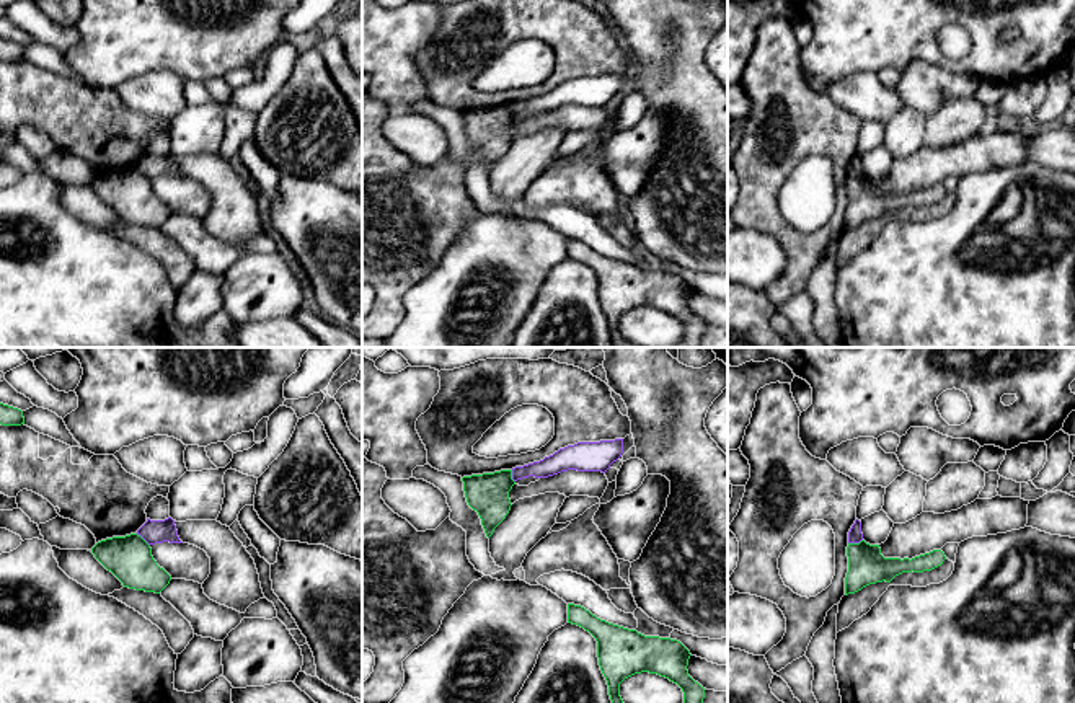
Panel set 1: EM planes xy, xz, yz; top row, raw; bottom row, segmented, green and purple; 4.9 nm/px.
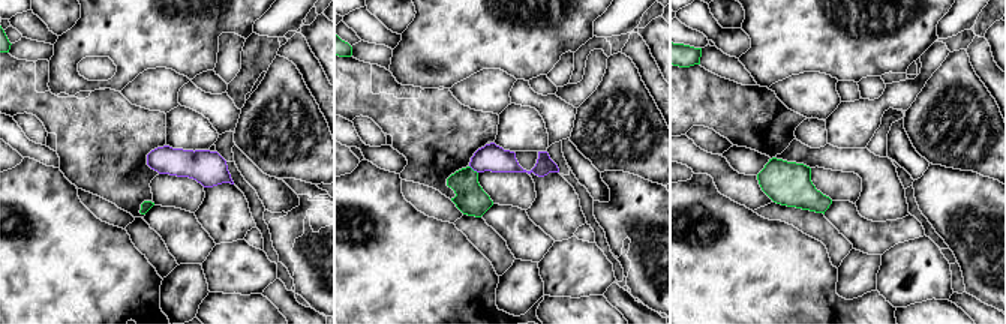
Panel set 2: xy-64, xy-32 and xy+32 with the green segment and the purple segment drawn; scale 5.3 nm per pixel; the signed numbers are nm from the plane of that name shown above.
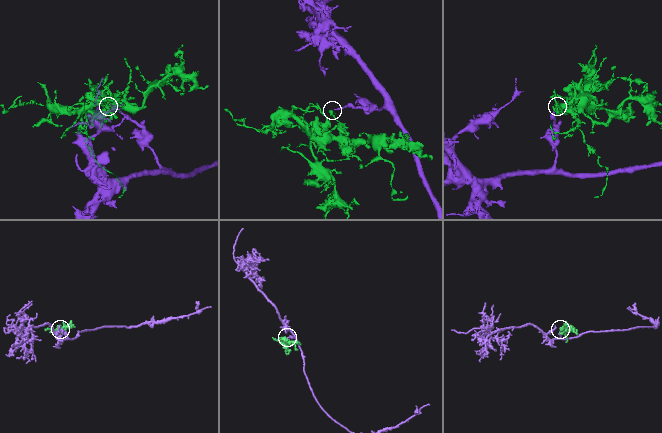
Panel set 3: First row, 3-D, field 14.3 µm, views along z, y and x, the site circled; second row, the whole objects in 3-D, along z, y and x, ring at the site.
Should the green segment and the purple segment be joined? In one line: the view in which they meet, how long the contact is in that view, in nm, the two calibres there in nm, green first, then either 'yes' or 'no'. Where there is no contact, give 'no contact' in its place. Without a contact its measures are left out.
contact in yz; length 80 nm; calibres 180 and 70 nm; no

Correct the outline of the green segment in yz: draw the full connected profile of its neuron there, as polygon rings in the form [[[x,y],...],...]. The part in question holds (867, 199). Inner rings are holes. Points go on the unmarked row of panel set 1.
[[[865,175],[860,178],[848,178],[848,207],[845,212],[845,230],[855,228],[863,222],[876,217],[891,217],[902,207],[931,206],[946,194],[941,184],[909,192],[884,192],[879,179],[869,179]]]

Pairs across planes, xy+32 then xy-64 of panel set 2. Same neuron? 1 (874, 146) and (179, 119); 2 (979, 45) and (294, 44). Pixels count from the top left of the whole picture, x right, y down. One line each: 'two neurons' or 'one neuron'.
1: two neurons
2: one neuron

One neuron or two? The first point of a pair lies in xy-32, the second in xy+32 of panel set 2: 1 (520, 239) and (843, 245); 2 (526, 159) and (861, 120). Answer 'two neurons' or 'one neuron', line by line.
1: two neurons
2: two neurons

